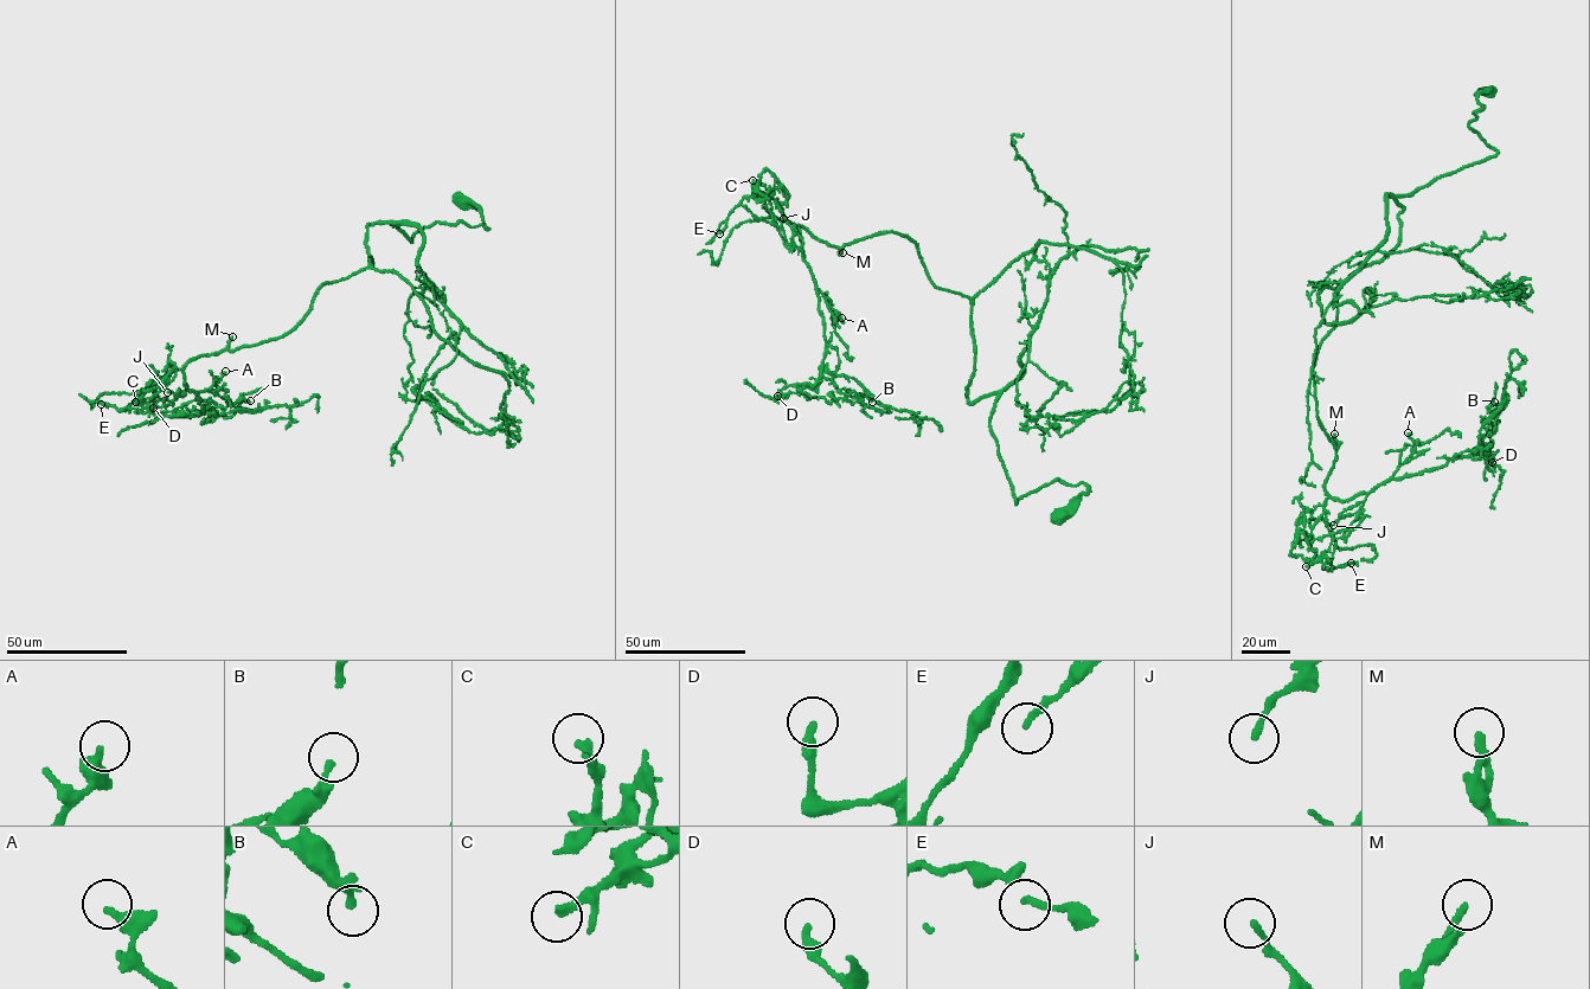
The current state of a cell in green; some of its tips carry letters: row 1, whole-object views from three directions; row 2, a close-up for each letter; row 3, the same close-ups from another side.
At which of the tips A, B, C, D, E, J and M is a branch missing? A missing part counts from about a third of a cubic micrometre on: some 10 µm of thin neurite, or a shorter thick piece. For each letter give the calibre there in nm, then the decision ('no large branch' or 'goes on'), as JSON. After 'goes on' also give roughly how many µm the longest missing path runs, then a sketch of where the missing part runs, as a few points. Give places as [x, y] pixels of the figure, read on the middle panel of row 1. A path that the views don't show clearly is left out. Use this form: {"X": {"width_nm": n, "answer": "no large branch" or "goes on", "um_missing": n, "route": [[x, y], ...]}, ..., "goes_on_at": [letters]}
{"A": {"width_nm": 340, "answer": "no large branch"}, "B": {"width_nm": 240, "answer": "no large branch"}, "C": {"width_nm": 260, "answer": "no large branch"}, "D": {"width_nm": 320, "answer": "no large branch"}, "E": {"width_nm": 130, "answer": "no large branch"}, "J": {"width_nm": 190, "answer": "no large branch"}, "M": {"width_nm": 220, "answer": "goes on", "um_missing": 25}, "goes_on_at": ["M"]}

